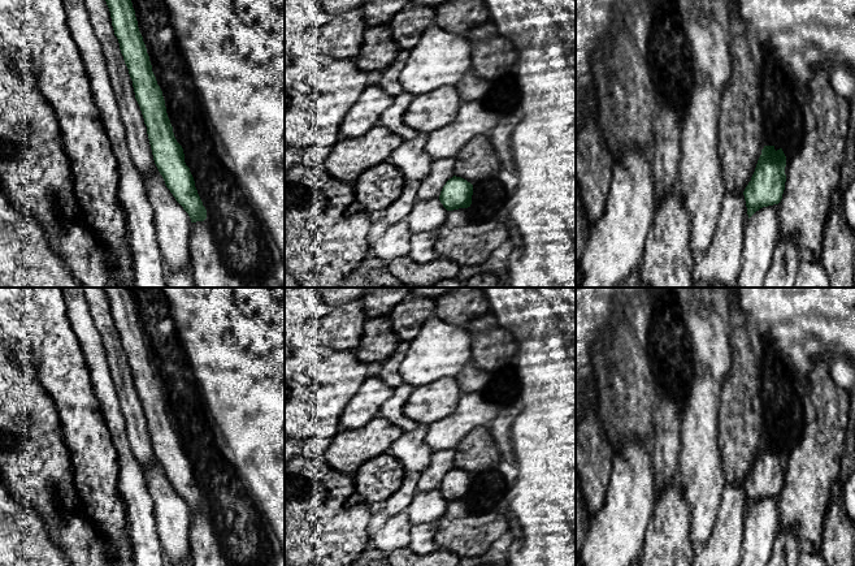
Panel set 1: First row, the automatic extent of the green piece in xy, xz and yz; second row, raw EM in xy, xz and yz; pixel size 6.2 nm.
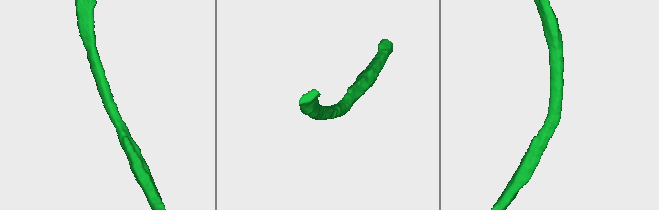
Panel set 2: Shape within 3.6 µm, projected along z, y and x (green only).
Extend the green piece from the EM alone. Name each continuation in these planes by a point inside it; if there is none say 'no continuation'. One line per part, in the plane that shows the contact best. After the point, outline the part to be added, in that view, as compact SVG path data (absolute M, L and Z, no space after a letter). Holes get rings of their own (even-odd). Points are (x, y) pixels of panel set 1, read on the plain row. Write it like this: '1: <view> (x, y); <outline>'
no continuation

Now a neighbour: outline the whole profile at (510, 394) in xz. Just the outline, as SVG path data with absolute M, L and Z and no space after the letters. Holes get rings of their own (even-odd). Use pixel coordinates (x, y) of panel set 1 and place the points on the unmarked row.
M513 364L492 373L481 394L492 402L517 402L520 384Z

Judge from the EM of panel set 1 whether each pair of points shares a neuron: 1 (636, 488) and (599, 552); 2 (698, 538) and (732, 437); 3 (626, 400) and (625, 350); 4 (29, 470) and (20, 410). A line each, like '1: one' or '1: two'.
1: one
2: two
3: one
4: one

